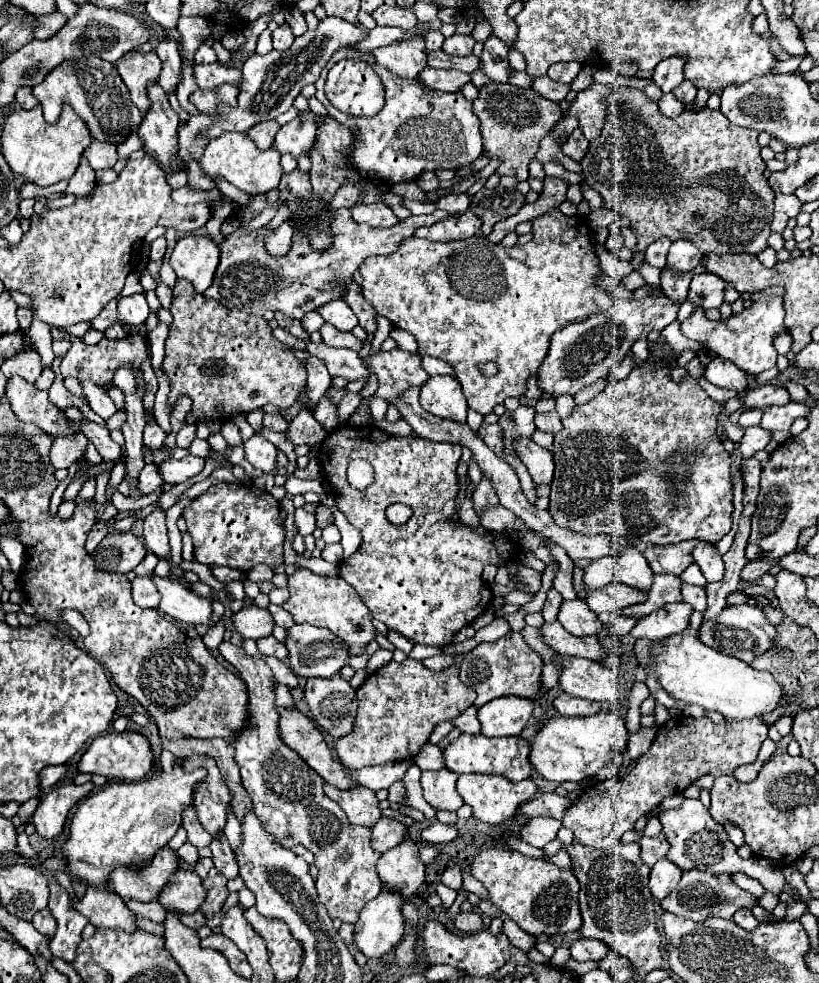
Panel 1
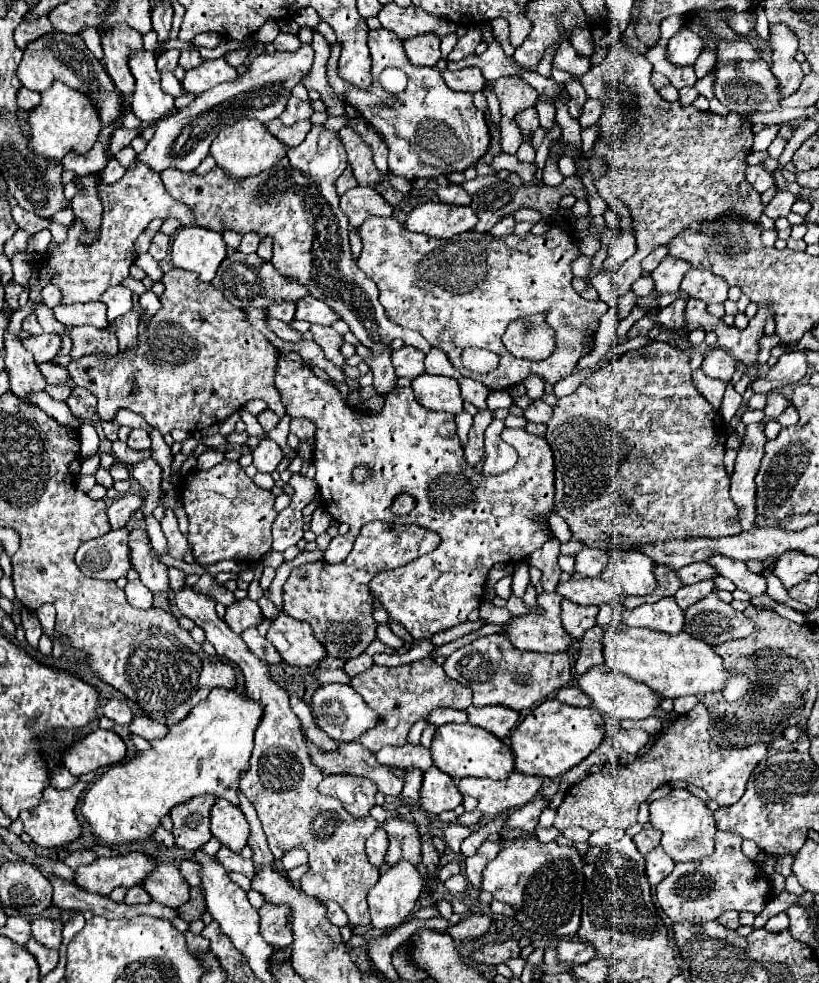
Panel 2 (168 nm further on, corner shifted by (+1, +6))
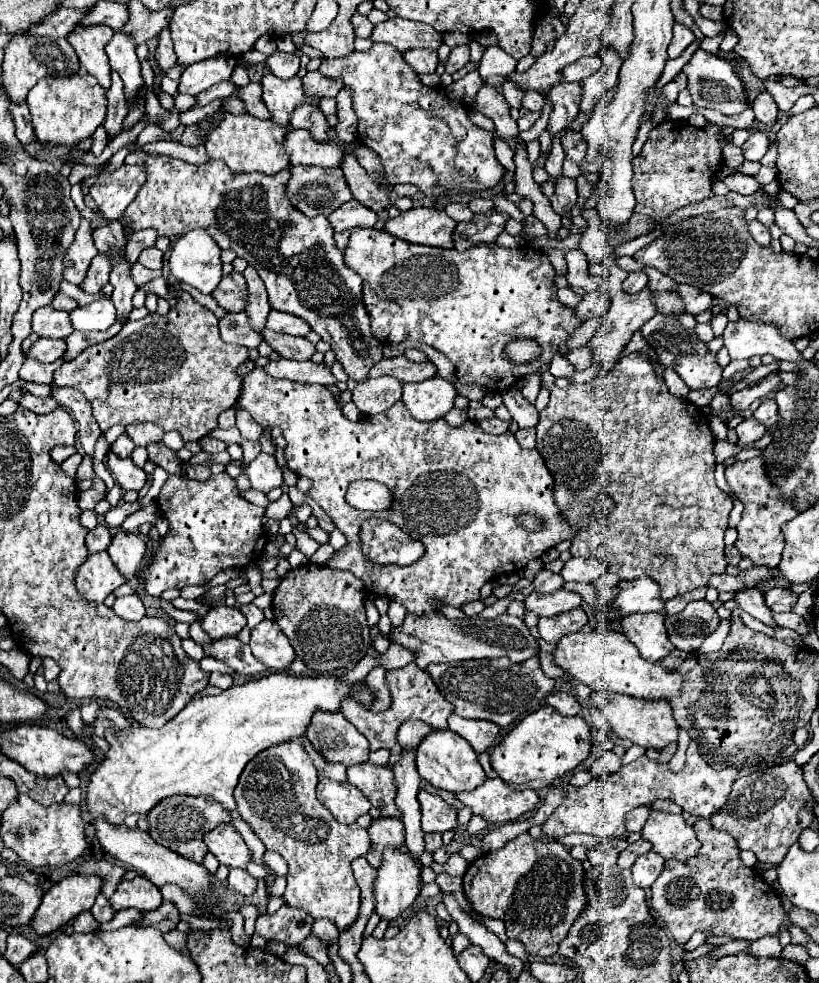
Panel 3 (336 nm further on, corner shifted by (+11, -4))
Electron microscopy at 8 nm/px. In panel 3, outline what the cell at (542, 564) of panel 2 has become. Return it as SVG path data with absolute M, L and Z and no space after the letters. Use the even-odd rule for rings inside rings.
M540 570L532 582L534 590L536 592L542 592L542 594L550 594L550 592L556 592L564 586L564 580L560 574L554 574L550 570Z

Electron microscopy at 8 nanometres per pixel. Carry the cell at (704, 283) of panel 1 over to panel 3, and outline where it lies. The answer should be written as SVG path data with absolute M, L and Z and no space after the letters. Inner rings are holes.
M686 284L678 286L678 294L682 296L682 300L686 304L686 312L694 314L694 316L700 314L700 312L704 312L706 308L710 308L712 300L714 300L708 292L702 292L700 288L690 288Z

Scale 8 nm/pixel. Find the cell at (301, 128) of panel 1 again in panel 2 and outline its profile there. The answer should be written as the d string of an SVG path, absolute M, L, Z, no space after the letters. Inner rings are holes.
M290 98L288 100L288 106L286 106L286 110L280 114L280 120L282 120L282 124L284 126L292 126L292 124L296 124L296 122L300 122L300 120L308 120L310 116L312 116L312 108L310 108L310 102L306 100L298 100L298 98Z

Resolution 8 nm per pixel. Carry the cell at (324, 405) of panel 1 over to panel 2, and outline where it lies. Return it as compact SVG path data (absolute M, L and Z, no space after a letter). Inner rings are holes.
M314 324L310 330L314 332L316 344L322 346L326 358L328 358L330 362L334 362L336 368L342 368L344 362L346 362L346 358L340 354L340 346L344 344L344 338L342 338L338 332L334 332L334 328L328 328L328 326L318 326L318 324Z

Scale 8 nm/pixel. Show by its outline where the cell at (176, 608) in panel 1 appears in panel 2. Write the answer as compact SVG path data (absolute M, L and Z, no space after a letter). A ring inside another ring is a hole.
M134 528L130 530L130 548L132 548L132 564L140 574L144 586L148 586L154 594L168 594L172 596L170 580L168 580L168 566L158 562L150 556L150 538L146 530Z

